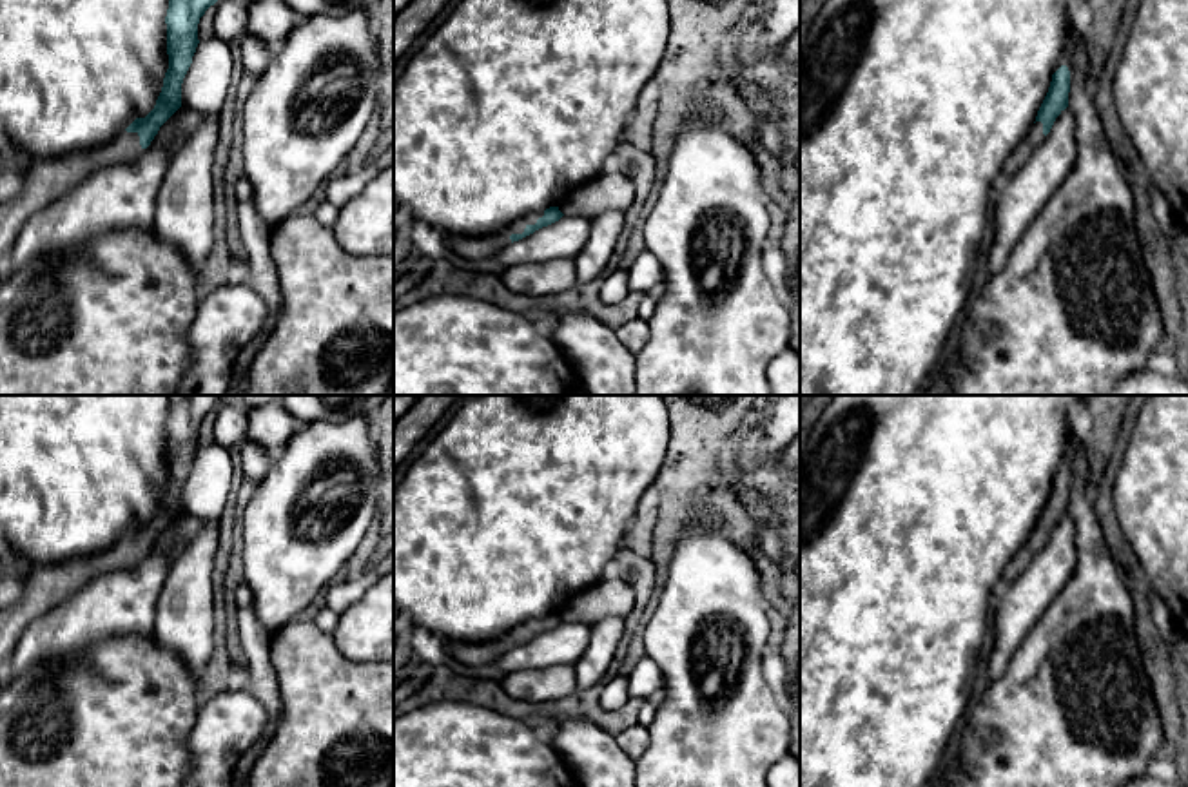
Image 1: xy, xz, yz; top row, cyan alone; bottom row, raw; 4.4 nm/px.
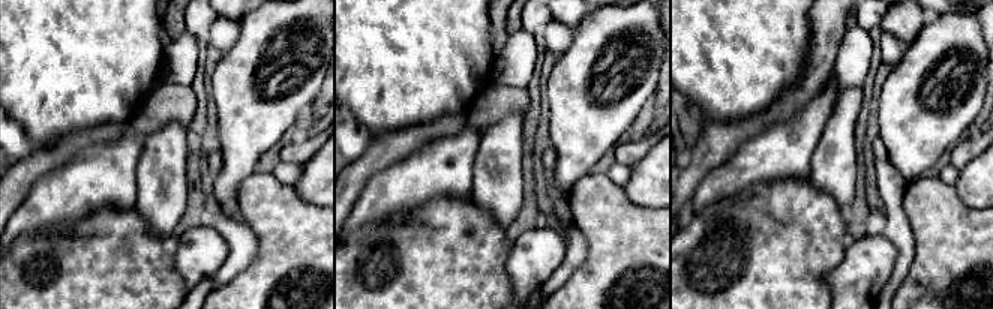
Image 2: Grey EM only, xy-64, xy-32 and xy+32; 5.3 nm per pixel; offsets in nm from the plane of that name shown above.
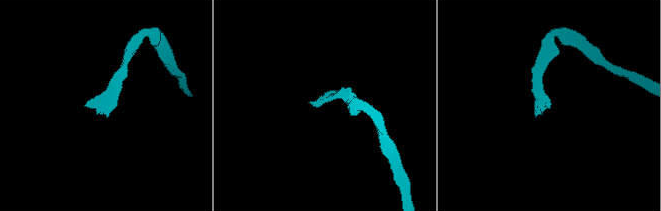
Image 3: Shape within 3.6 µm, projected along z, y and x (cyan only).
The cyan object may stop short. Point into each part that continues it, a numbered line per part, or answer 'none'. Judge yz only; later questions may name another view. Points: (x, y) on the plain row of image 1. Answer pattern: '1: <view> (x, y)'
1: yz (1034, 543)

